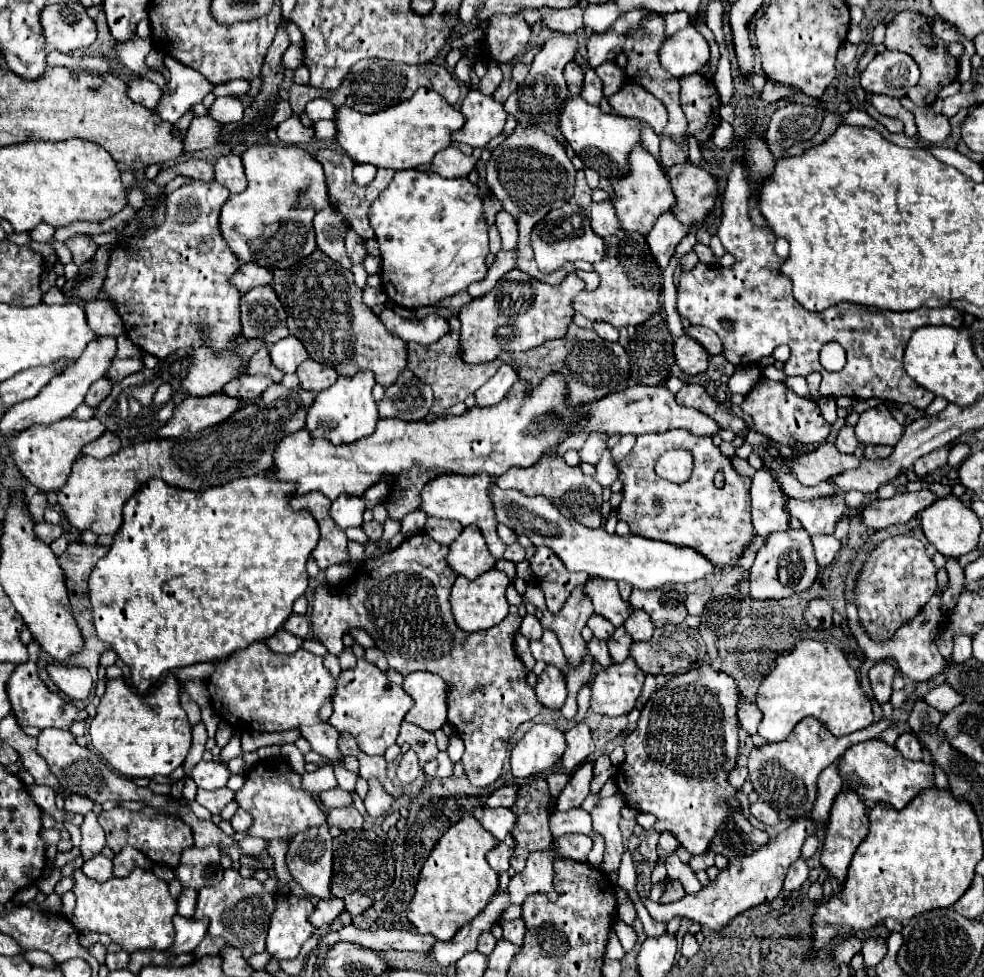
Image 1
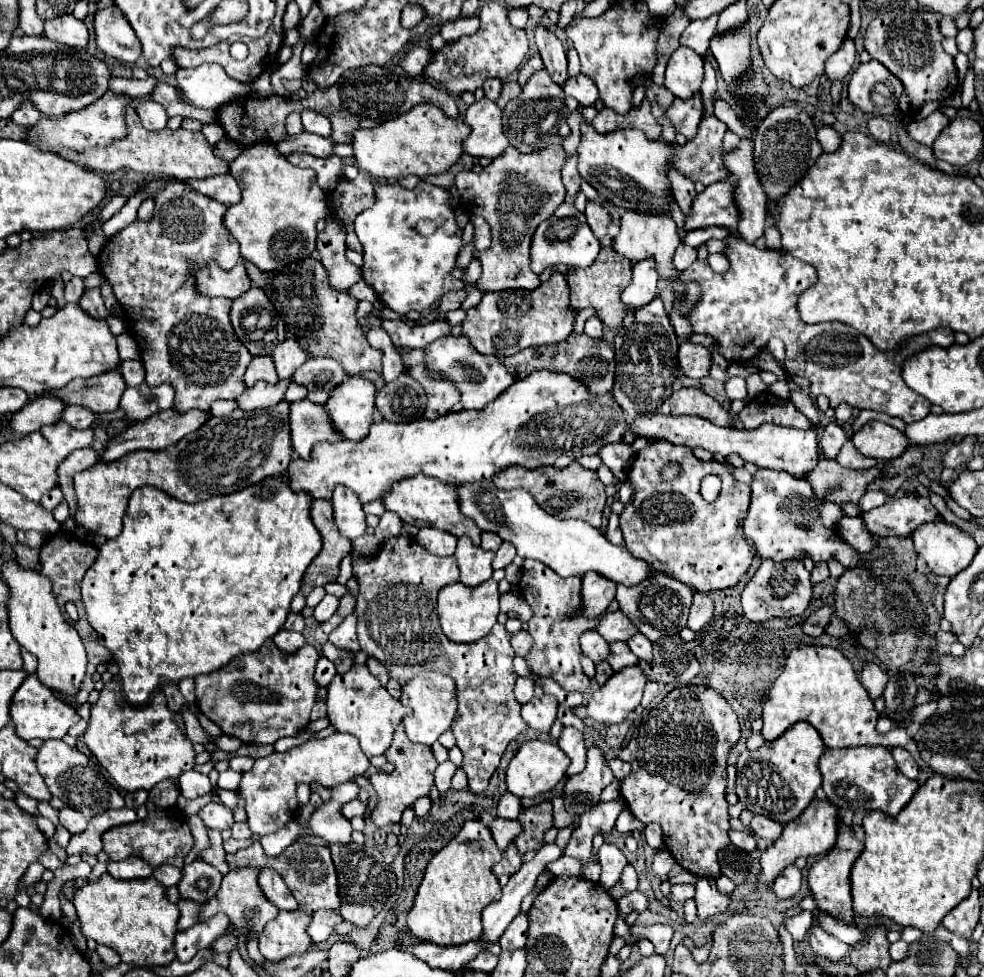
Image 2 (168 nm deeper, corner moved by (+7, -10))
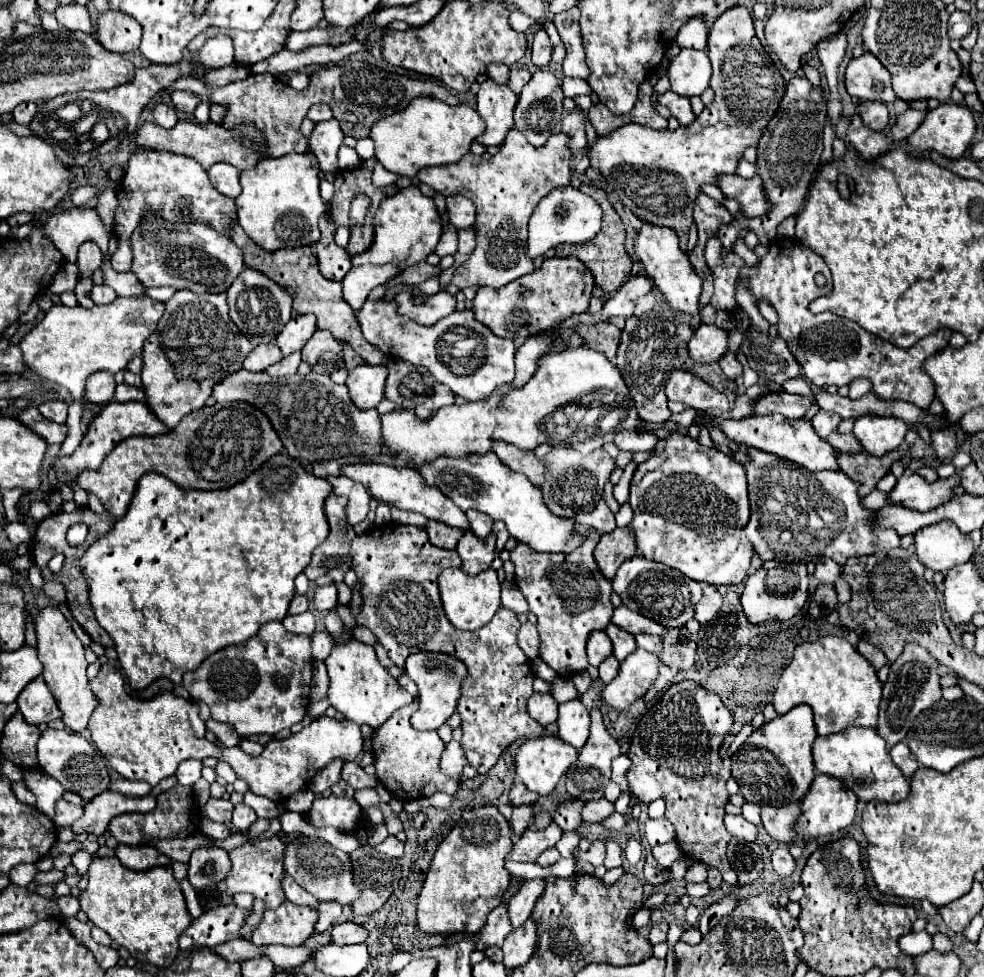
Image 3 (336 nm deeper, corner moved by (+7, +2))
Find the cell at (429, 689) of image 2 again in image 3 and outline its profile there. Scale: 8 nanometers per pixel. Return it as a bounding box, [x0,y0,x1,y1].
[405,653,467,731]

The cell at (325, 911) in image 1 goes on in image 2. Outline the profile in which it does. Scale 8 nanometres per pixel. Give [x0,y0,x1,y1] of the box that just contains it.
[307,909,343,943]

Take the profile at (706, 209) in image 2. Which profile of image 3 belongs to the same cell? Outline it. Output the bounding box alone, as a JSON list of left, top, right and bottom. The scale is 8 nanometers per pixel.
[715,175,769,217]

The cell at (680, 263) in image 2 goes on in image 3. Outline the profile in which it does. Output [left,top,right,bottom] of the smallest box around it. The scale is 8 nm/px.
[587,5,785,251]

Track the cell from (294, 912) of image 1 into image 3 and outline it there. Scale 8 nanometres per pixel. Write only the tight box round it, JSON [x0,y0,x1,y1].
[251,901,317,945]

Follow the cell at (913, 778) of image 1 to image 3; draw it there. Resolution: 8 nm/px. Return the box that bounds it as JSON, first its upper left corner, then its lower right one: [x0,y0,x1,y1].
[813,729,911,803]

